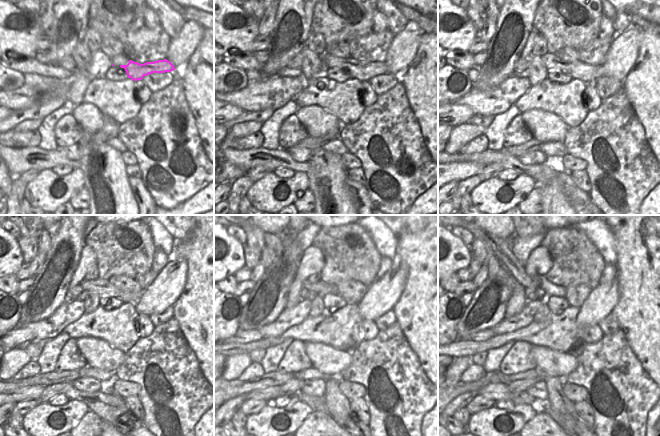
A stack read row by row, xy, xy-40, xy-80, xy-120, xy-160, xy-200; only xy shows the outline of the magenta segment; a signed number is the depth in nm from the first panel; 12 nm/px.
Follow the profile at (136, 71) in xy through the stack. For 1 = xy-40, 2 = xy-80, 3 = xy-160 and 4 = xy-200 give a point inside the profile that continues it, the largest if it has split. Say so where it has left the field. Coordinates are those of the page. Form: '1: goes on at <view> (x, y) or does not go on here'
1: goes on at xy-40 (363, 71)
2: goes on at xy-80 (581, 71)
3: goes on at xy-160 (322, 288)
4: goes on at xy-200 (500, 246)

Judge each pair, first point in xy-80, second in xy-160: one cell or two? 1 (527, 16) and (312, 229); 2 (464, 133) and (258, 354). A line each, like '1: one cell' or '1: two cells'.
1: two cells
2: two cells

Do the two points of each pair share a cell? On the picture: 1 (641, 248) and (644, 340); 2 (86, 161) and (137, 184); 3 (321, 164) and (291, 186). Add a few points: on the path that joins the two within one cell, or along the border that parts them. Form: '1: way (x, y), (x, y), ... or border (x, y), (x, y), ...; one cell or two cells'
1: way (644, 271), (644, 317); one cell
2: border (127, 177), (132, 194), (137, 202); two cells
3: border (305, 173), (309, 187); two cells

